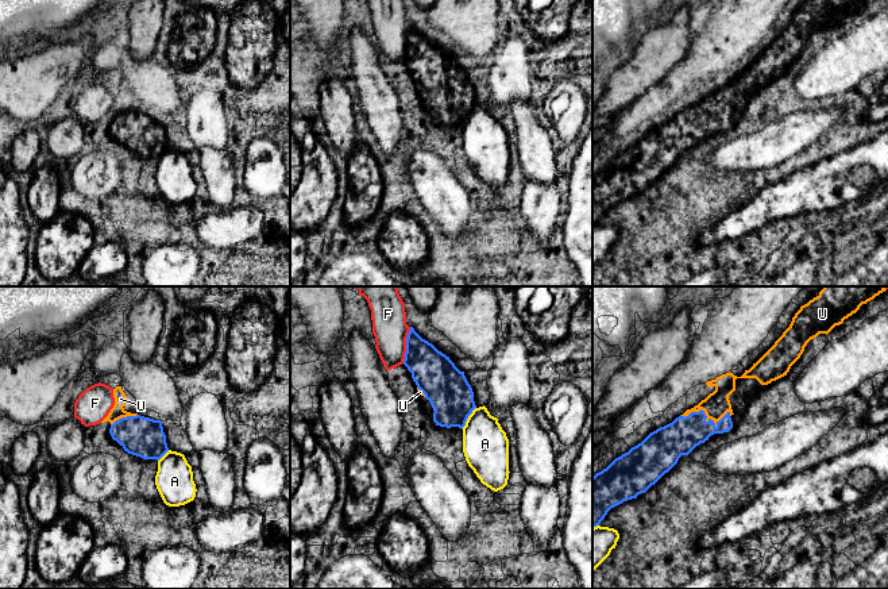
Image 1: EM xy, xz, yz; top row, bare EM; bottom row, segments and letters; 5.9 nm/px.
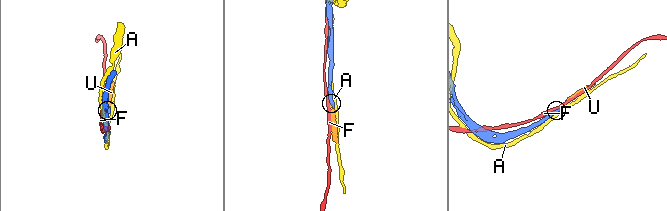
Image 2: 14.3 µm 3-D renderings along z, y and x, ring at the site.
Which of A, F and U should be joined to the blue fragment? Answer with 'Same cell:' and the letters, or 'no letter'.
Same cell: U

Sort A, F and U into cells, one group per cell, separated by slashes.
A / F / U

